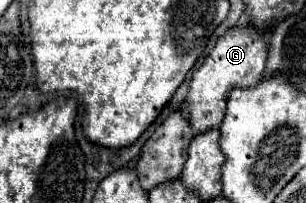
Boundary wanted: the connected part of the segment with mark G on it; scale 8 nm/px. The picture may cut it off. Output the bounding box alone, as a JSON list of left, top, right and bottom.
[187,28,267,134]

